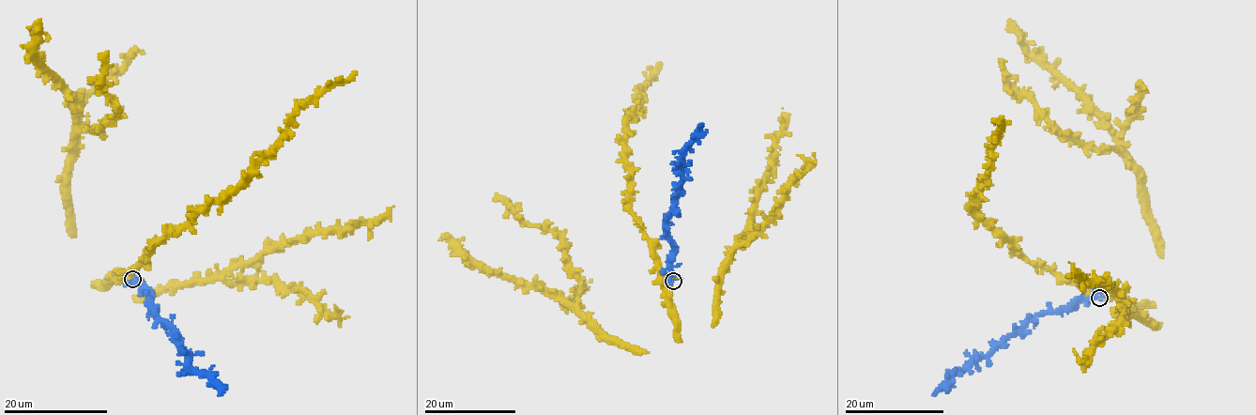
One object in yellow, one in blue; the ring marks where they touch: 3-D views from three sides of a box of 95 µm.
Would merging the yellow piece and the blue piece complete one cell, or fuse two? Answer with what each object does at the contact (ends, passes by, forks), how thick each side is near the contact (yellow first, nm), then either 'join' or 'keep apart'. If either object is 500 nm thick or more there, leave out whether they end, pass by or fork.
yellow passes by; blue forks; calibres 70 and 400 nm; join

